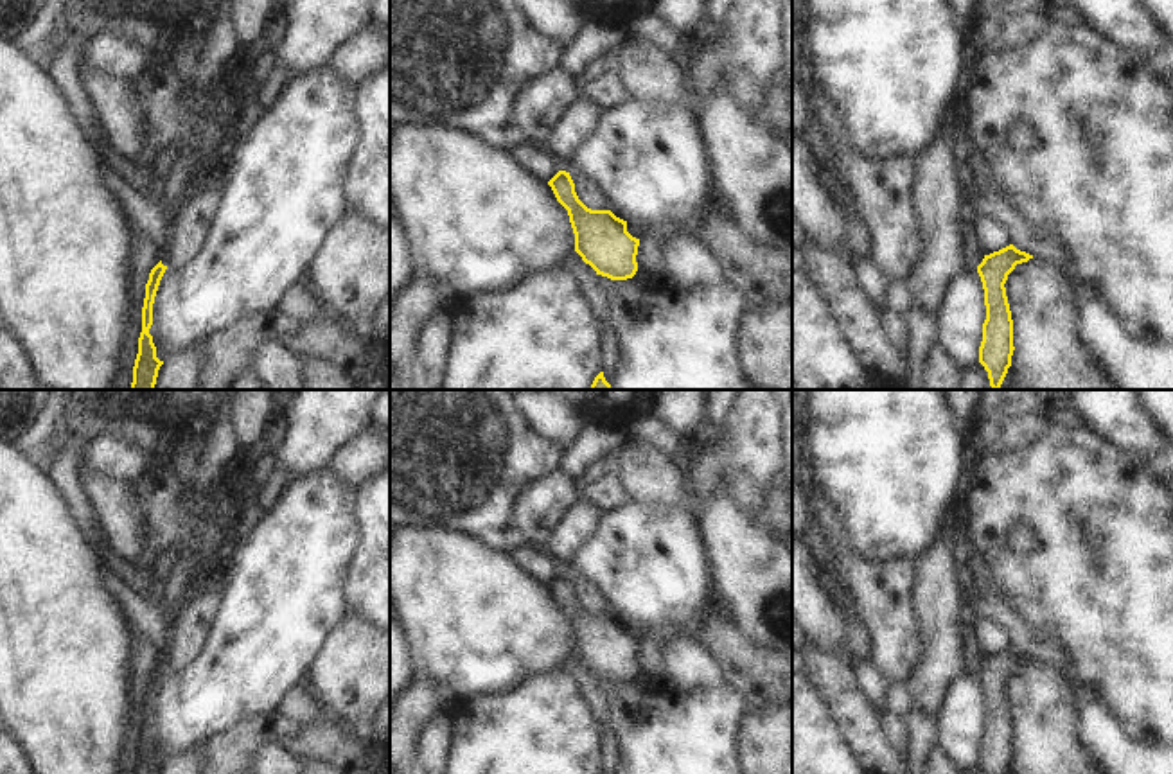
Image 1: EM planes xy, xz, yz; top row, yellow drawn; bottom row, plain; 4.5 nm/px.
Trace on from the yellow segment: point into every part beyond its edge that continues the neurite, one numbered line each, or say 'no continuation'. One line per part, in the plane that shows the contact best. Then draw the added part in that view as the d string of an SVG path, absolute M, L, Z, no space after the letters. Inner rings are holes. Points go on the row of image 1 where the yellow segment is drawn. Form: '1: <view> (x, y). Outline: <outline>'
no continuation

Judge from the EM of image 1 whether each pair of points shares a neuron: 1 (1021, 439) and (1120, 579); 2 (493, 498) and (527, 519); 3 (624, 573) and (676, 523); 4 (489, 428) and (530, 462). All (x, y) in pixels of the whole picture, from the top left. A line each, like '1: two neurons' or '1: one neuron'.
1: two neurons
2: two neurons
3: one neuron
4: one neuron

